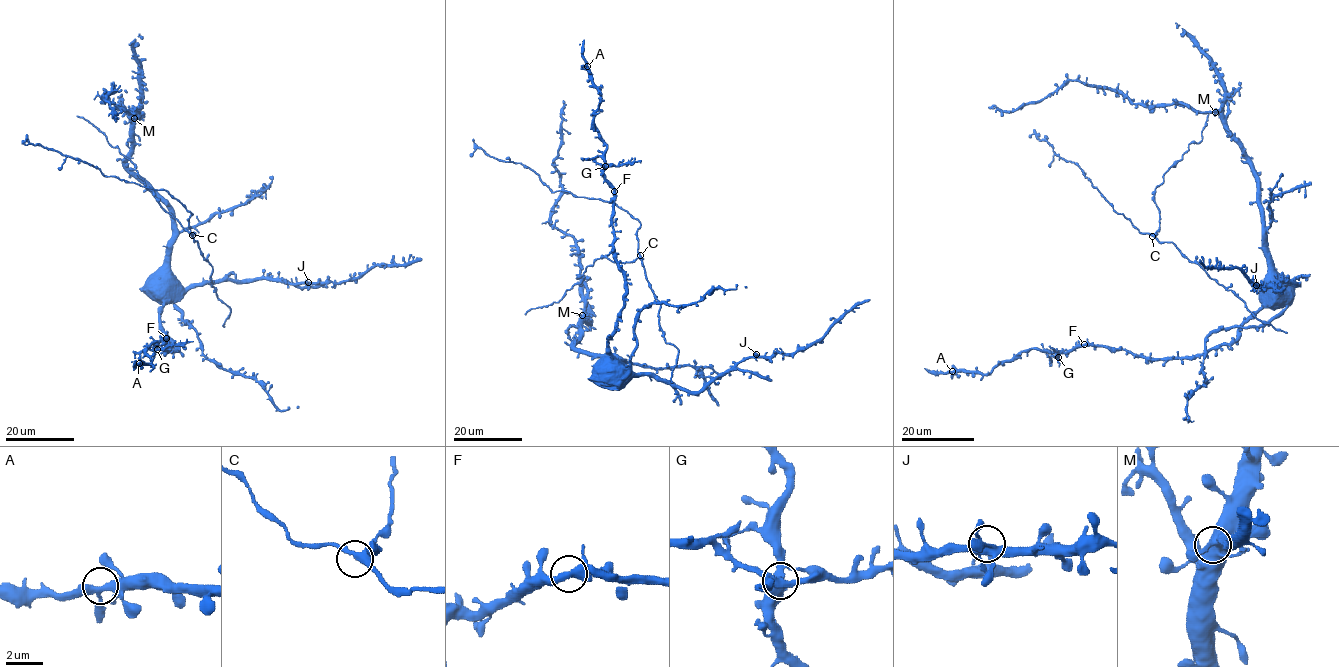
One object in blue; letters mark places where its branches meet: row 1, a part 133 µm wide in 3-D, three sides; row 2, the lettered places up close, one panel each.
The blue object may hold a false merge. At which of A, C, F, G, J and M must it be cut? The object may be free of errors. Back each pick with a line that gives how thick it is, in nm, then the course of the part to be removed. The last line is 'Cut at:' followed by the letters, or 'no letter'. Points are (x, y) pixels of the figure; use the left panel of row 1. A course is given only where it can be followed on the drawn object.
G: 320 nm | (157, 349), (193, 341)
Cut at: G

